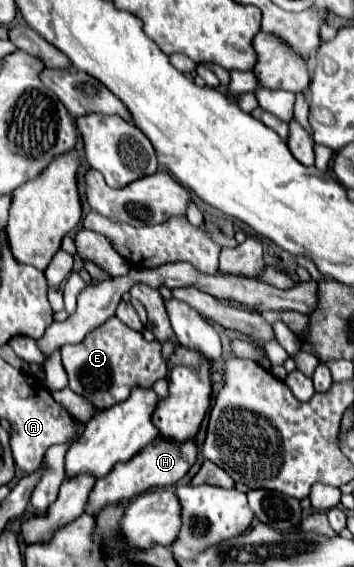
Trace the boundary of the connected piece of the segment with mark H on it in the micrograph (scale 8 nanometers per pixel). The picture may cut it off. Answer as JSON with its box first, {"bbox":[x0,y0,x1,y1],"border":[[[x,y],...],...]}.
{"bbox":[86,437,196,517],"border":[[[160,437],[150,447],[146,447],[146,451],[142,451],[142,455],[136,455],[134,459],[130,459],[130,463],[126,463],[126,467],[118,467],[118,471],[114,471],[114,475],[96,481],[96,485],[90,493],[90,499],[86,503],[86,513],[96,517],[100,513],[100,509],[104,509],[108,505],[116,505],[124,499],[134,499],[142,491],[176,485],[188,473],[188,469],[194,465],[194,461],[196,461],[194,439],[176,443],[176,441],[166,441]]]}

